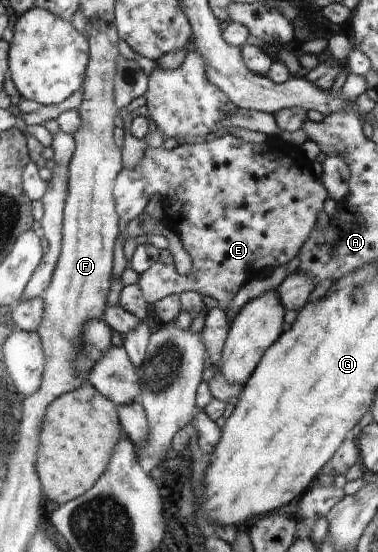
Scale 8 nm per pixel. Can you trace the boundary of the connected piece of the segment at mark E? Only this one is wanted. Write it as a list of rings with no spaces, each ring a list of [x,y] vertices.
[[[228,135],[223,136],[223,138],[215,138],[212,142],[197,143],[195,145],[179,145],[173,150],[166,150],[163,146],[160,148],[148,147],[145,150],[145,156],[141,158],[140,165],[137,165],[133,170],[131,170],[131,168],[123,168],[122,173],[118,175],[117,185],[114,187],[113,193],[114,198],[117,200],[117,214],[121,216],[122,224],[127,226],[131,220],[135,220],[135,218],[141,216],[151,197],[159,194],[159,196],[162,197],[163,207],[166,211],[164,222],[174,228],[182,238],[186,251],[193,261],[191,273],[188,276],[179,275],[175,268],[171,252],[168,249],[161,250],[158,260],[139,276],[138,286],[141,288],[143,297],[147,300],[147,303],[155,304],[167,296],[180,295],[186,290],[193,290],[201,296],[209,296],[213,298],[213,300],[217,300],[217,302],[219,302],[218,308],[226,314],[231,308],[231,304],[235,302],[237,293],[241,290],[245,282],[248,281],[249,273],[258,276],[268,268],[275,270],[279,268],[279,266],[283,266],[283,264],[287,264],[287,262],[293,260],[300,252],[302,246],[309,240],[311,233],[313,233],[313,226],[315,226],[315,222],[317,222],[317,214],[321,212],[323,200],[327,198],[327,188],[326,186],[321,186],[319,180],[315,178],[315,172],[313,172],[313,166],[311,166],[311,164],[313,164],[313,161],[307,158],[307,154],[303,152],[301,145],[290,145],[282,142],[279,137],[269,142],[263,142],[263,144],[252,144]]]

